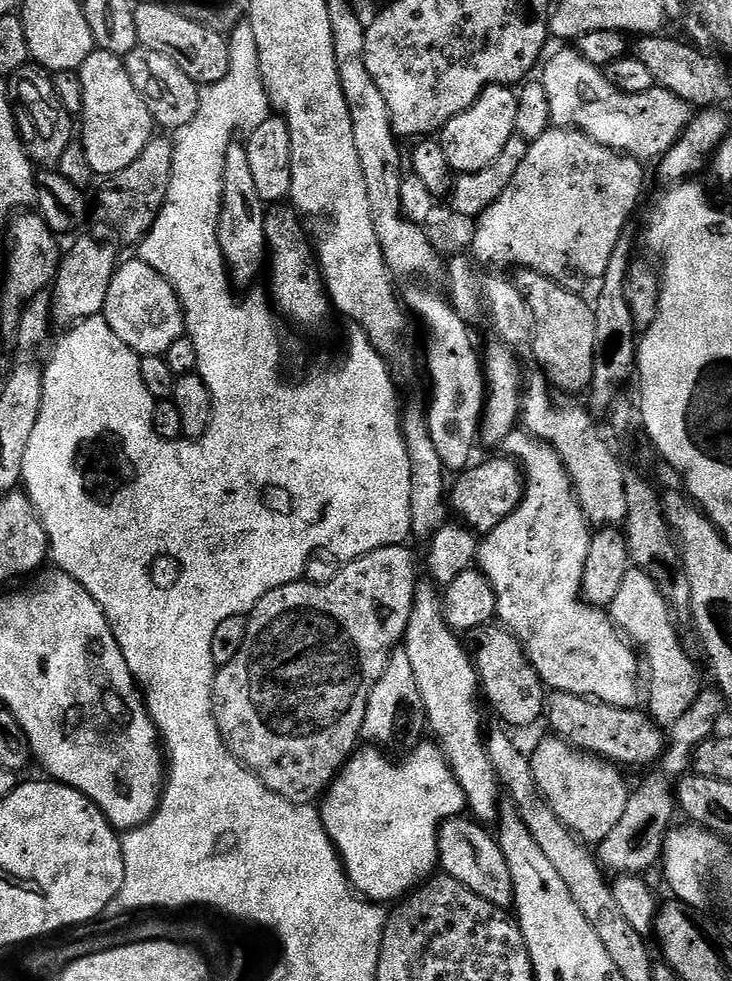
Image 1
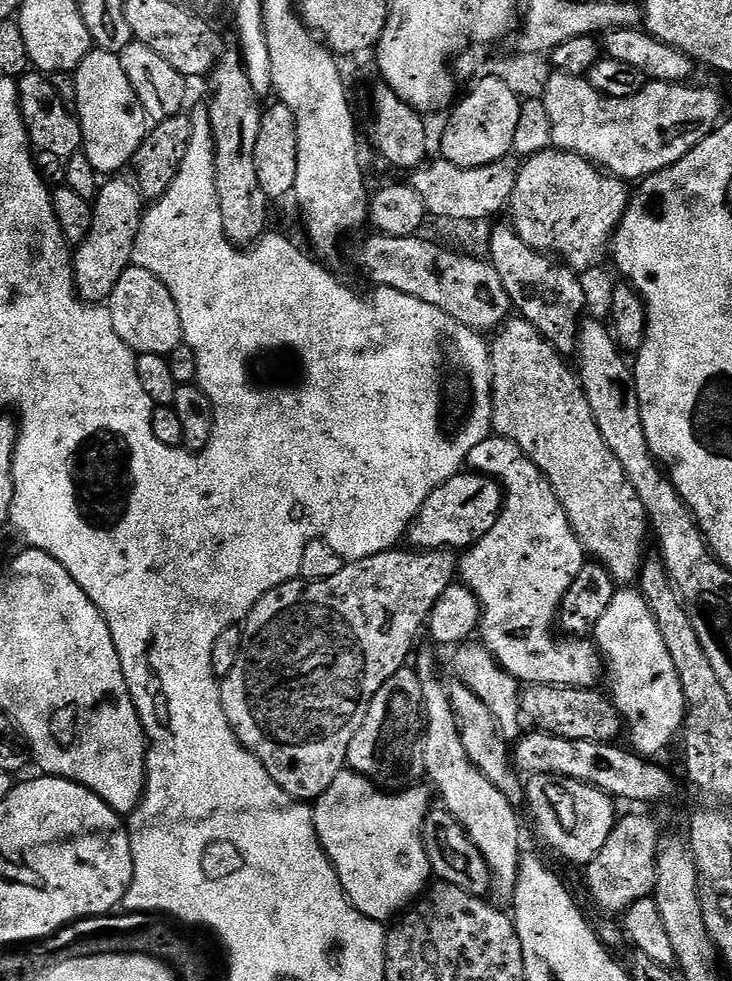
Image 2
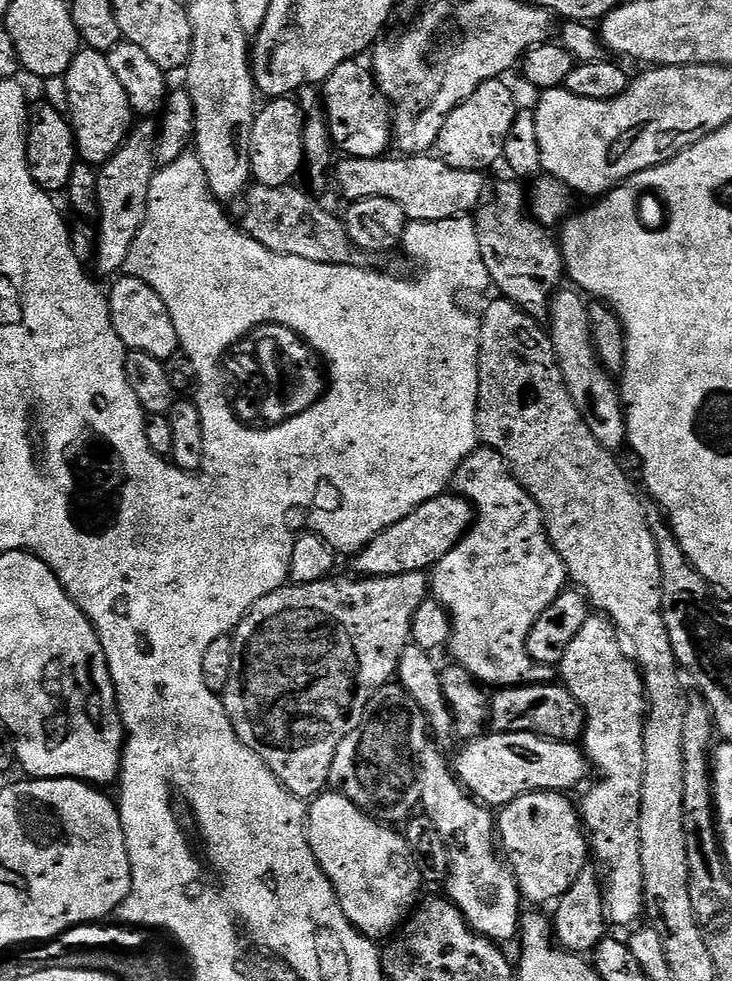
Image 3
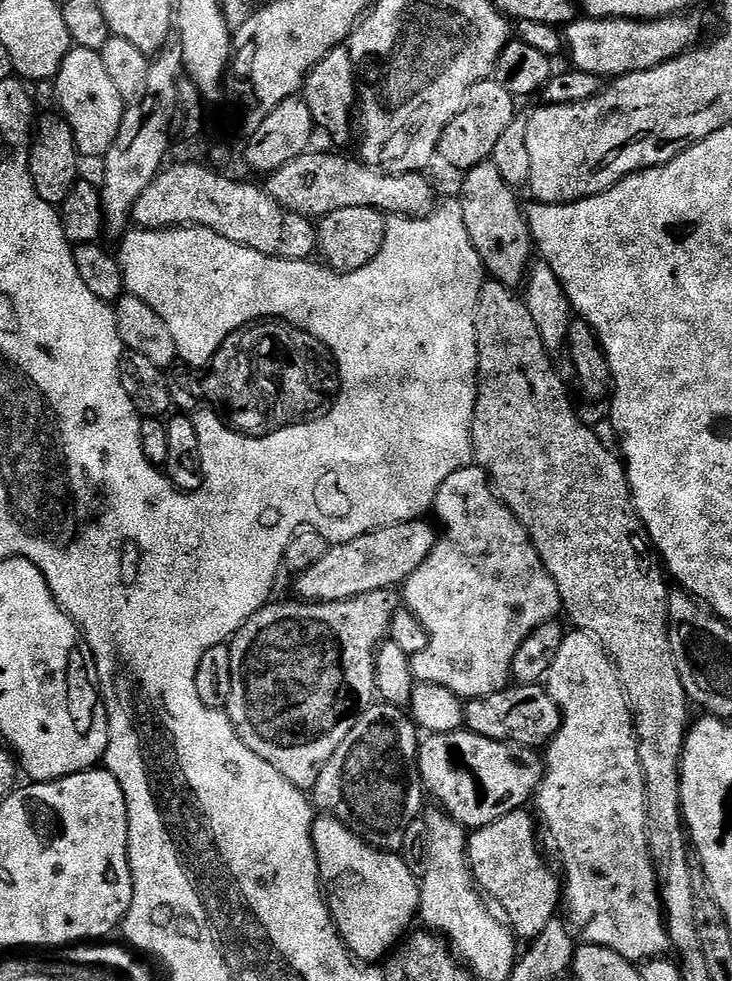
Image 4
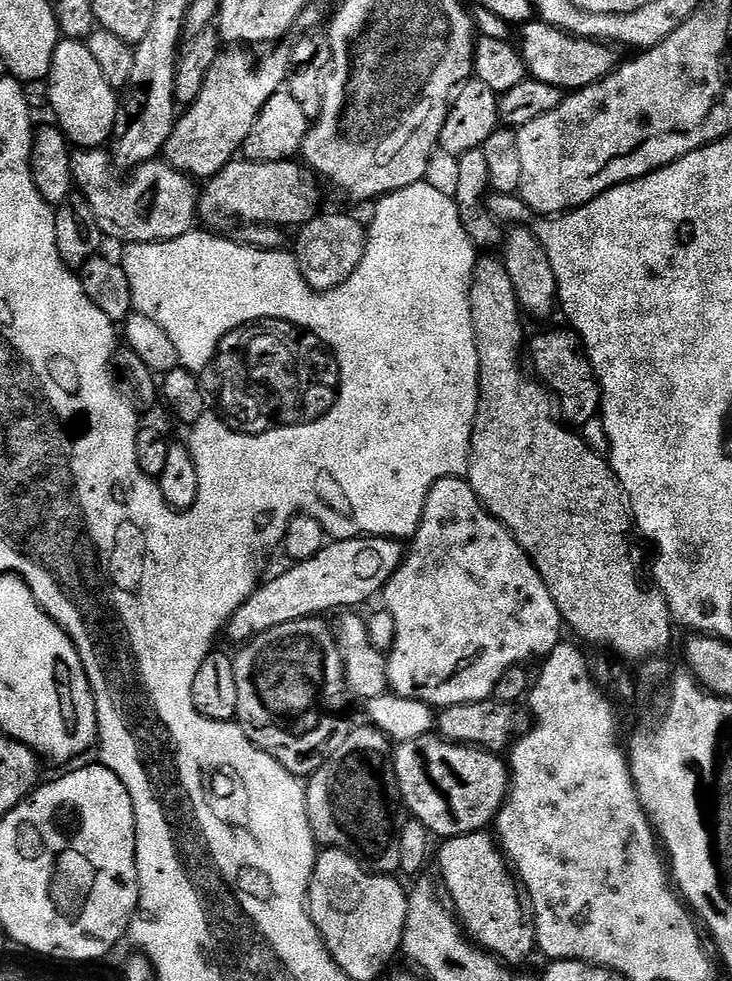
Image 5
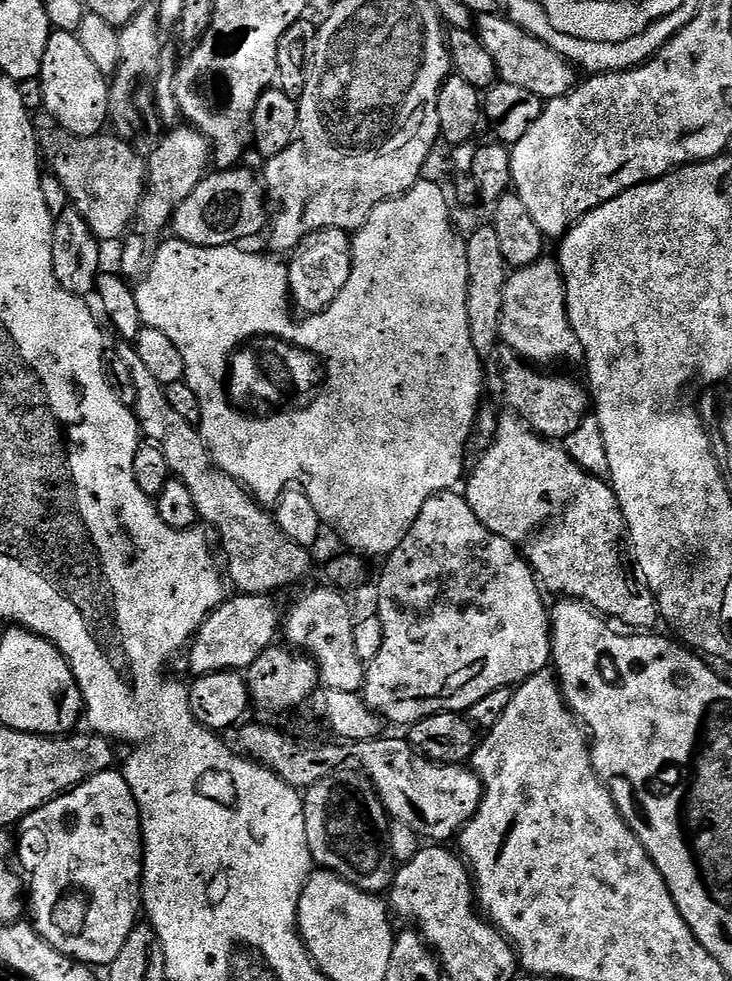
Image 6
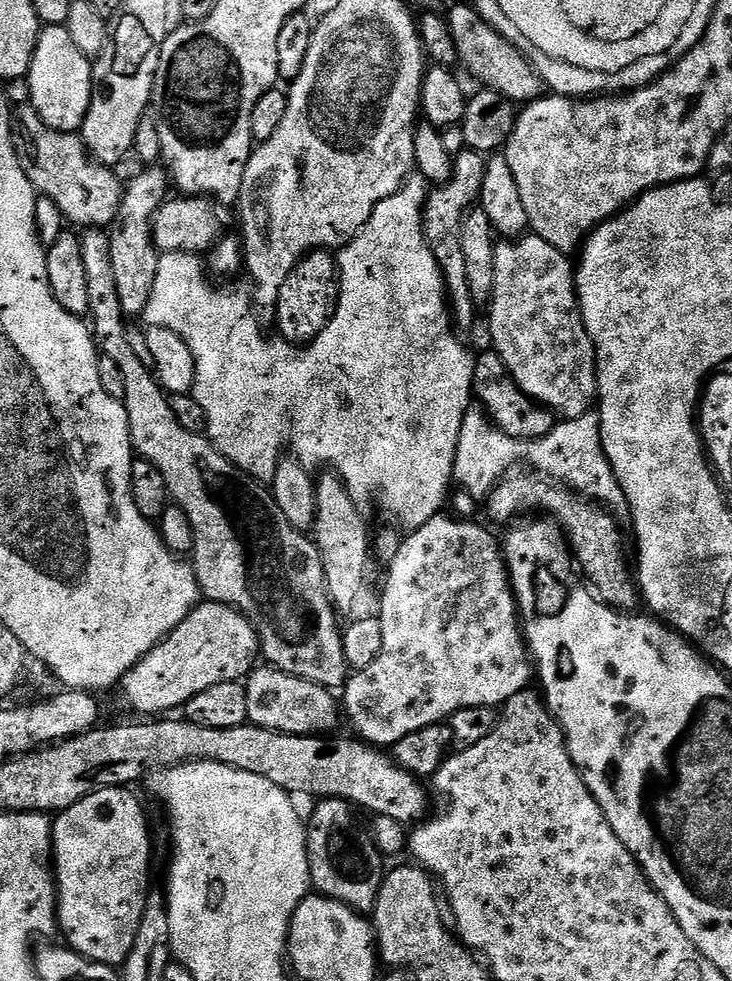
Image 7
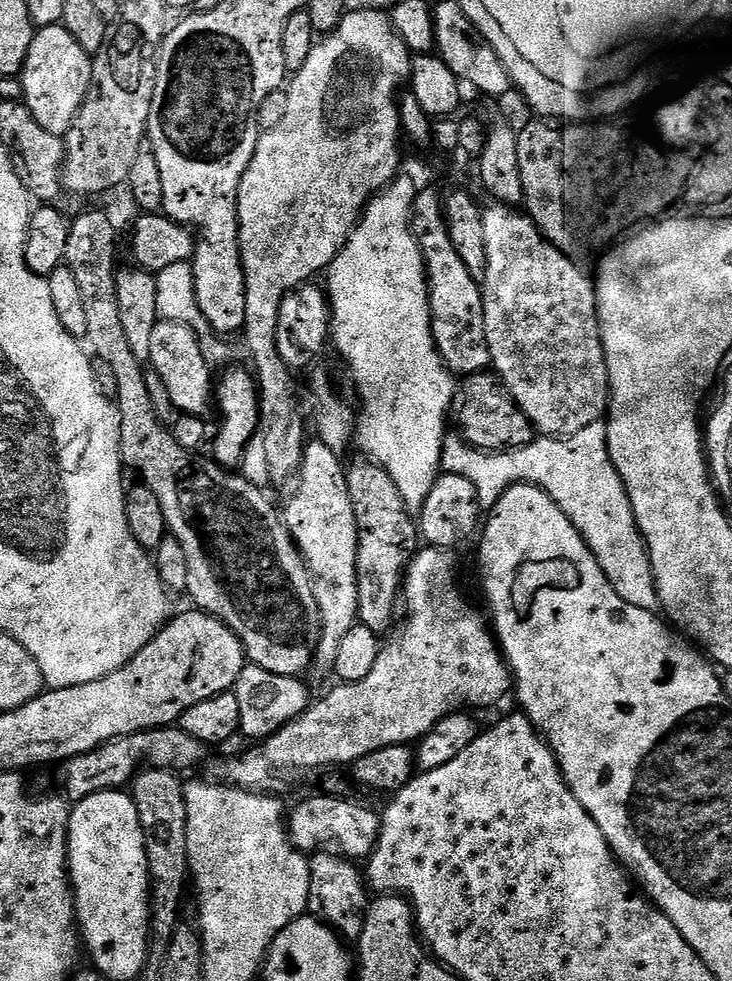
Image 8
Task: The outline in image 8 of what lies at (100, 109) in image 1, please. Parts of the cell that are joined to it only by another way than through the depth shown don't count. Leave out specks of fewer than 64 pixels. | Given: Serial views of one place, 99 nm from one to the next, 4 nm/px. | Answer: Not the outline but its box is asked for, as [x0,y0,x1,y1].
[22,24,92,138]

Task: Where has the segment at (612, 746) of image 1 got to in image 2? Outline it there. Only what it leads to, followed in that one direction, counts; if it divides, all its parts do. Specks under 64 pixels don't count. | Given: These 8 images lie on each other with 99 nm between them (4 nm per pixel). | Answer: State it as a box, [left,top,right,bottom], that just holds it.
[520,684,622,744]

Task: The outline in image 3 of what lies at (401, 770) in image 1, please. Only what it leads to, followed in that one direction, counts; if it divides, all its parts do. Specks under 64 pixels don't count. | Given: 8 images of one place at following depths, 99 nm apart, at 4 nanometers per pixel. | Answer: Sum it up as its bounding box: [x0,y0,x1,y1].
[306,790,422,938]

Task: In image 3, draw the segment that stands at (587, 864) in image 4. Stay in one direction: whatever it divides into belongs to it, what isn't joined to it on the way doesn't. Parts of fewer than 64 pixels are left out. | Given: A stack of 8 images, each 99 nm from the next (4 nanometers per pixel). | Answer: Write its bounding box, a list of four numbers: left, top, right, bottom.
[558,615,646,925]

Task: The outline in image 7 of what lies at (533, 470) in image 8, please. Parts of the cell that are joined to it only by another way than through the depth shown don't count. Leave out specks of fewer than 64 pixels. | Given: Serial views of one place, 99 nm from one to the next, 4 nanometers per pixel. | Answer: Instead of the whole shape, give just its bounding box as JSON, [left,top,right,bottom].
[452,407,628,513]

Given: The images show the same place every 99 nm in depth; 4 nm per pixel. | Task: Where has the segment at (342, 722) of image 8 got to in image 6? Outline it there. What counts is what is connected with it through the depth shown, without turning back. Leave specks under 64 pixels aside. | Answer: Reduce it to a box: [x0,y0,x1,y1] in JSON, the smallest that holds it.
[362,490,552,726]

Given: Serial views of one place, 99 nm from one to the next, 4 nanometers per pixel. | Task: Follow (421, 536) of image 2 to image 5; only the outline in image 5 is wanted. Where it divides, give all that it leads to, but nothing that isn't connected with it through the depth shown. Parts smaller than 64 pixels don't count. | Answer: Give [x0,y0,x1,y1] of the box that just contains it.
[226,536,406,646]

